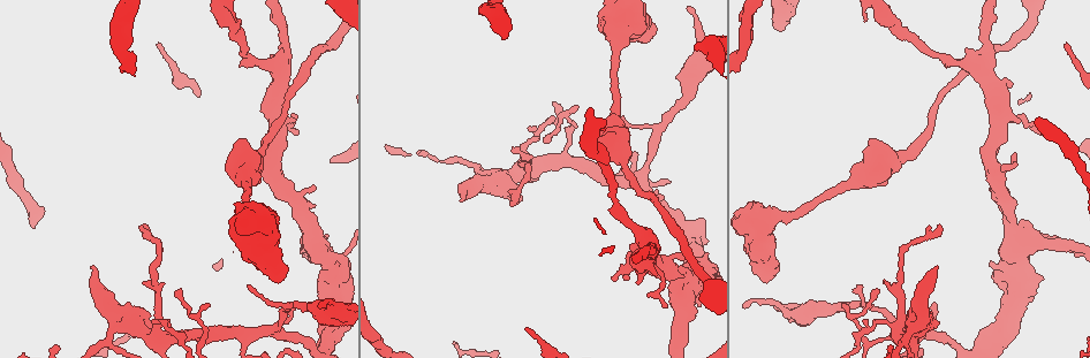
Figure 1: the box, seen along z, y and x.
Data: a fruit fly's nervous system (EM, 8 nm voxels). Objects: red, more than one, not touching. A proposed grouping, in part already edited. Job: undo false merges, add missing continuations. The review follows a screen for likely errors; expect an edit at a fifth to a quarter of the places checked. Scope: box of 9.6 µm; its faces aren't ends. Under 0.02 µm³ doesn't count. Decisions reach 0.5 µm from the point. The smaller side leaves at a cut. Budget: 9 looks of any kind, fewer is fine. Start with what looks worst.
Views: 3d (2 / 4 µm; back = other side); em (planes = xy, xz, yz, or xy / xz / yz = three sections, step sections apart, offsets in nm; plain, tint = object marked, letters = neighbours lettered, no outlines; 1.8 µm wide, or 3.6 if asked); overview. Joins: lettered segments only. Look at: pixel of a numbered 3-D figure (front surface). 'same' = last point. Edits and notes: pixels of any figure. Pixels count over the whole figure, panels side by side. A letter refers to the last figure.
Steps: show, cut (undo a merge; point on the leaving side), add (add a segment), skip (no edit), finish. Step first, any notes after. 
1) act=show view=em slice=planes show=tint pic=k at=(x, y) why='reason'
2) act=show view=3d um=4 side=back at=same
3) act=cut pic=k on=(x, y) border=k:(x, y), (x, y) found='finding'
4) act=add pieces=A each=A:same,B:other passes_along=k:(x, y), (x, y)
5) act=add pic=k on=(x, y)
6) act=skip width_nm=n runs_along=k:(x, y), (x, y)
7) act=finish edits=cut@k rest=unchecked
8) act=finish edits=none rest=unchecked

act=show view=3d um=4 pic=1 at=(679, 279) why='side arm on a straight run'

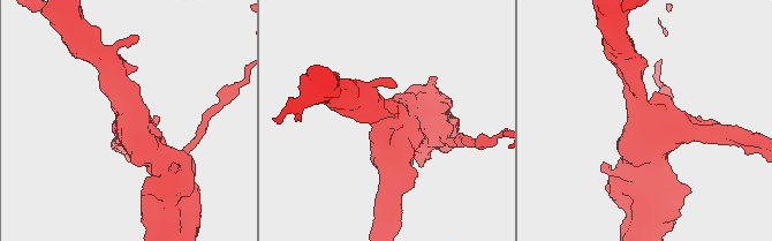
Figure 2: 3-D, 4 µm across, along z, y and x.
act=show view=em um=3.6 slice=yz step=16 show=tint pic=2 at=(649, 121)

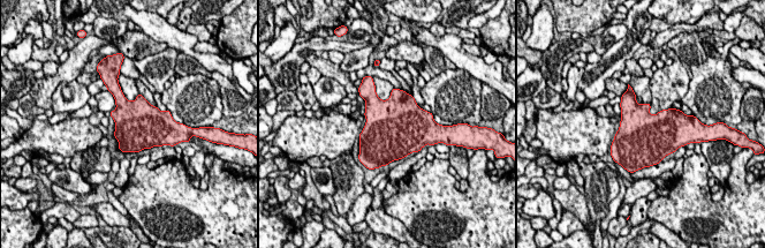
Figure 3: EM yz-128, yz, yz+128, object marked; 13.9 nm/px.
act=show view=em um=3.6 slice=planes show=letters at=same

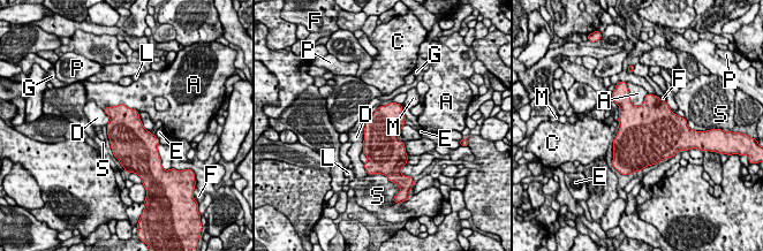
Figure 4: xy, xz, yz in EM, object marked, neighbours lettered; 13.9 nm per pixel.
act=skip longest_contact=A:500nm each=A:other,C:other,D:other,E:other,F:other,G:other,L:other,M:other,P:other,S:other found='all the same neuron'

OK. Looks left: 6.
act=show view=em slice=xz step=16 show=letters pic=1 at=(605, 129) why='an open end'

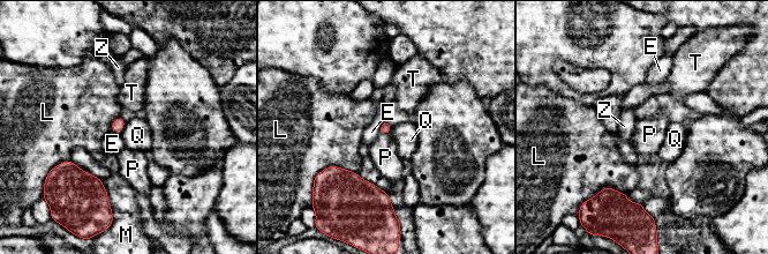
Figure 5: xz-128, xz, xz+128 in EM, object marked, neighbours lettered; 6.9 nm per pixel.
act=skip each=E:other,L:other,M:other,P:other,Q:other,T:other,Z:other border=5:(126, 121), (120, 133) found='none of them fits'

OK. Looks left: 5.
act=show view=em slice=planes show=plain pic=1 at=(337, 312) why='thick turns thin'

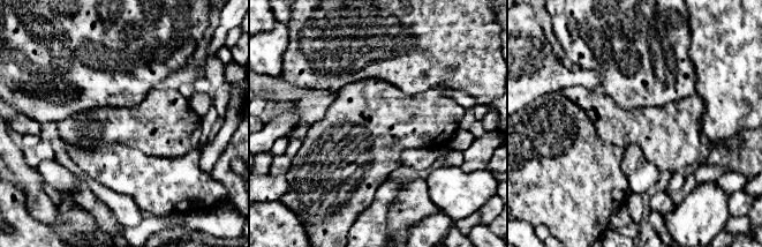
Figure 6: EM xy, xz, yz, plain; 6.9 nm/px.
act=show view=em slice=planes show=letters at=same why='see the neighbours'

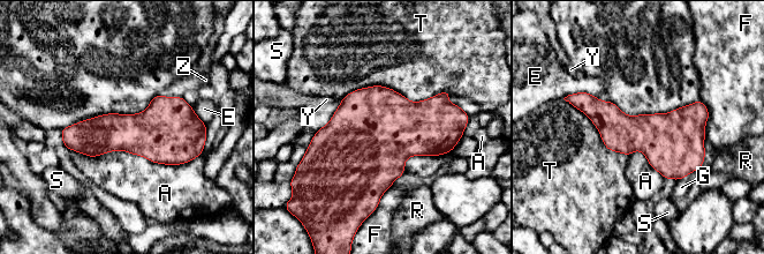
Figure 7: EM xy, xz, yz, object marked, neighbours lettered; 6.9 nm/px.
act=skip width_nm=320 each=A:other,E:other,F:other,G:other,R:other,S:other,T:other,Y:other,Z:other border=7:(68, 148), (165, 164), (202, 152) found='continuous, no second neuron'

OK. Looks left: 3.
act=show view=3d um=4 pic=1 at=(641, 184) why='abrupt turn'

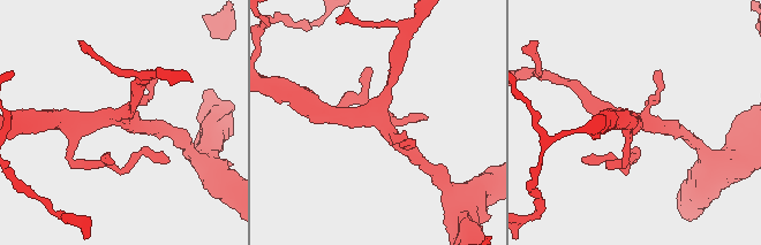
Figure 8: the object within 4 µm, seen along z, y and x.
act=show view=em slice=planes show=letters pic=8 at=(122, 120) why='shape alone is not enough'

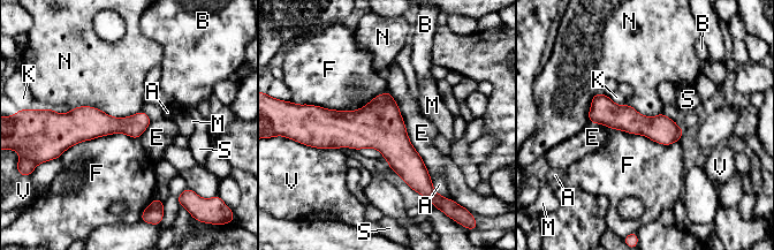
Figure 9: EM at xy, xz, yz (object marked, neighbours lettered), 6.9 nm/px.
act=skip each=A:other,B:other,E:other,F:other,K:other,M:other,N:other,S:other,V:other runs_along=9:(318, 121), (372, 128), (429, 181) found='all the same neuron'

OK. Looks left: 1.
act=finish edits=none rest=unchecked

